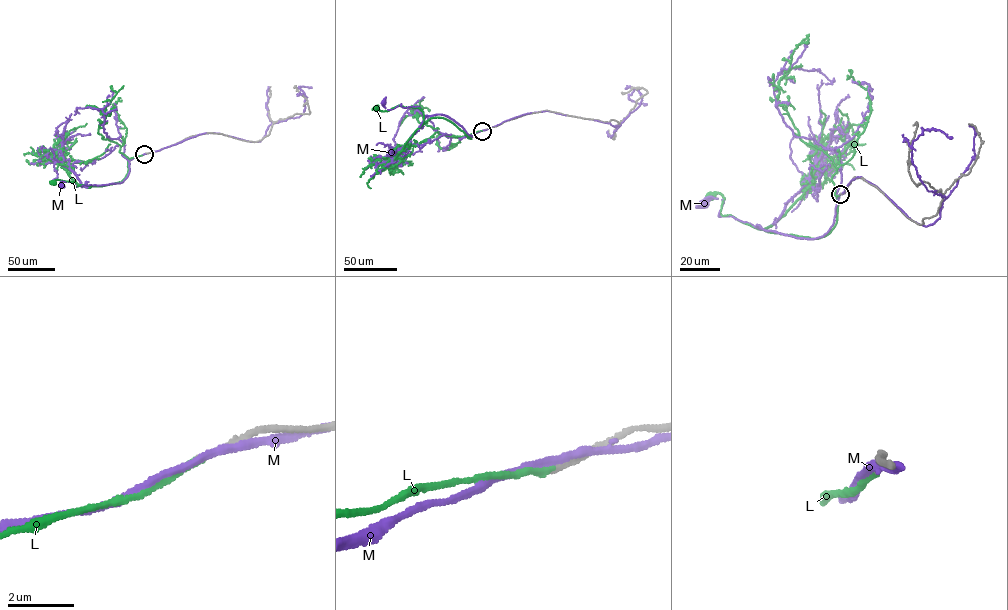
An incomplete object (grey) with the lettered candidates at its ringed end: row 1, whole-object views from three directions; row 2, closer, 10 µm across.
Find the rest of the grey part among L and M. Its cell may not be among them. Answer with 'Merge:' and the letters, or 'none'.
Merge: L

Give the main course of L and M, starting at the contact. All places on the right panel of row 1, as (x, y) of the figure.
L: (840, 194), (835, 225), (817, 238), (721, 215), (722, 195), (710, 196)
M: (840, 193), (833, 224), (813, 239), (720, 216), (722, 199), (703, 202)

